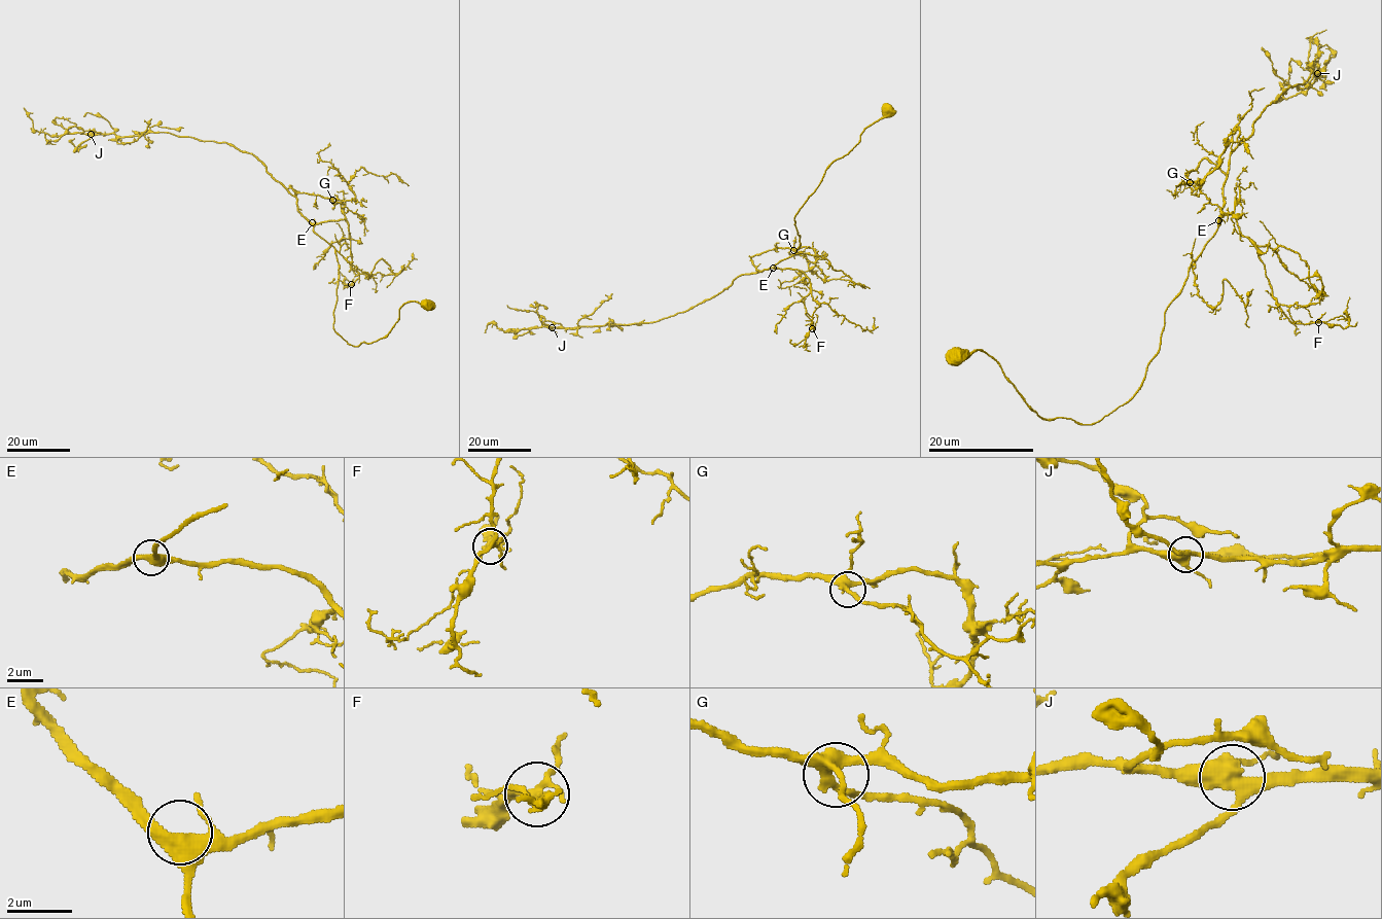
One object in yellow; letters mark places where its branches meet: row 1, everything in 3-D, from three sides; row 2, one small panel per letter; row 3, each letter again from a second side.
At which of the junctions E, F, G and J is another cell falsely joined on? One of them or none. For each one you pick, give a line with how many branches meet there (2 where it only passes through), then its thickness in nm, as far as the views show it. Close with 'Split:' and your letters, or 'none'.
Split: none

